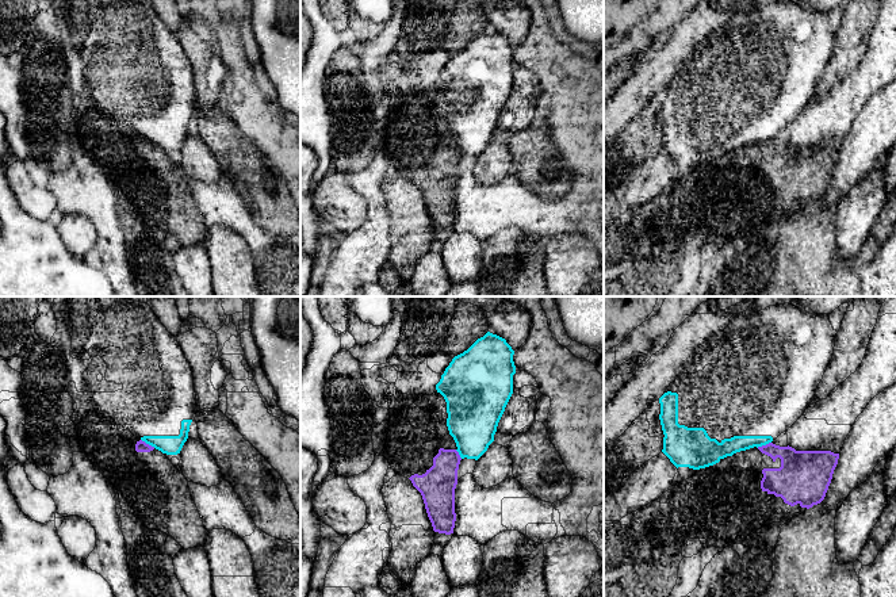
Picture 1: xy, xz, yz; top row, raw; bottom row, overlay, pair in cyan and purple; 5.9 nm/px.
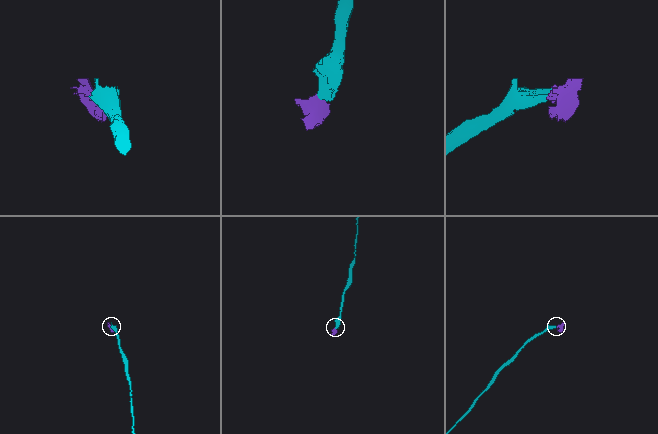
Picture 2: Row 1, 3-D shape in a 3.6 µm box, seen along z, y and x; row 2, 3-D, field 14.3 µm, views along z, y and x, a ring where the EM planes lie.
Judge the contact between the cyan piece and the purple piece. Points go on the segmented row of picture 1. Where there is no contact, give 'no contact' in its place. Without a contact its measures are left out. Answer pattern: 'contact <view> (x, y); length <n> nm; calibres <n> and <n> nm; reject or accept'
contact xy (148, 443); length 100 nm; calibres 110 and 70 nm; reject

